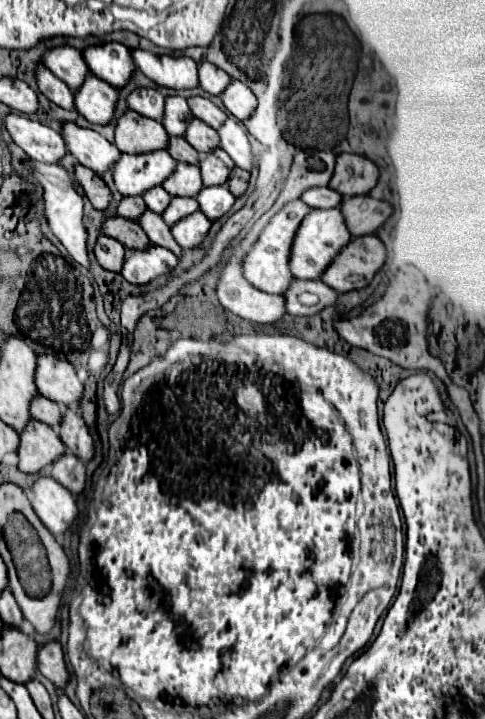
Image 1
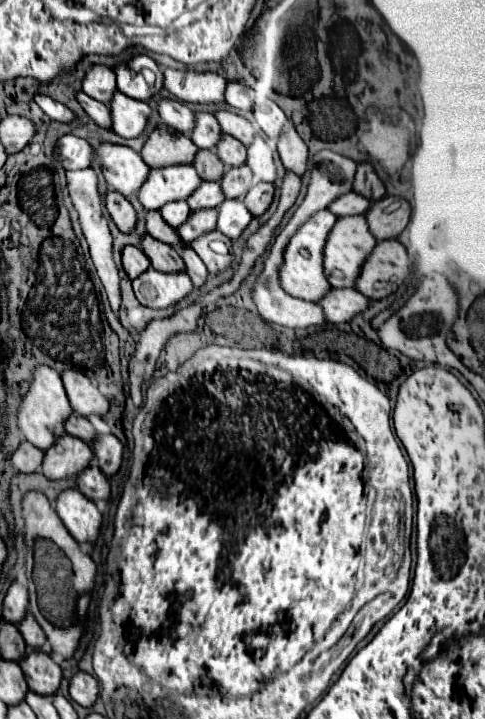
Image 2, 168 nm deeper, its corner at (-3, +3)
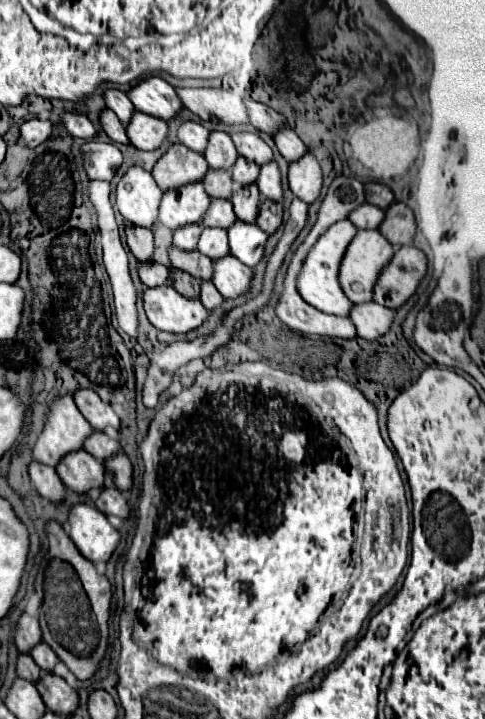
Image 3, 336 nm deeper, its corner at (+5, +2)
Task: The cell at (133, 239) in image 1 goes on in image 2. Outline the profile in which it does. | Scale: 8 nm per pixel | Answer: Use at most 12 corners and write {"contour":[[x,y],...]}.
{"contour":[[151,235],[141,249],[157,271],[185,269],[179,253]]}

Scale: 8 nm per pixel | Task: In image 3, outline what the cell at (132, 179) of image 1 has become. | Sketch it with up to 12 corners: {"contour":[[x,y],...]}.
{"contour":[[203,184],[163,194],[159,220],[171,230],[201,224],[211,198]]}

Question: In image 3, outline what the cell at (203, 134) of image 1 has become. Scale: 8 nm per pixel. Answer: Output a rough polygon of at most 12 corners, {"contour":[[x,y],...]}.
{"contour":[[239,156],[233,180],[241,186],[255,184],[259,166]]}

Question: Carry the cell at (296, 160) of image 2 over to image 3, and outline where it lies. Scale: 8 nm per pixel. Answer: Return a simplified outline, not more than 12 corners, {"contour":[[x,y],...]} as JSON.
{"contour":[[313,154],[289,164],[289,188],[313,204],[323,174]]}

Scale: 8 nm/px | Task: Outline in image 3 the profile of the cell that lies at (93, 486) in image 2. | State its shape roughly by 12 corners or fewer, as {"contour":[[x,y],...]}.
{"contour":[[103,488],[95,506],[121,520],[131,516],[117,488]]}

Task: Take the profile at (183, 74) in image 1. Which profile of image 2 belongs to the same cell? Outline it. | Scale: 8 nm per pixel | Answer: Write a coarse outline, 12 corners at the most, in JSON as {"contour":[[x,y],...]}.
{"contour":[[165,67],[165,89],[179,101],[219,103],[225,79]]}

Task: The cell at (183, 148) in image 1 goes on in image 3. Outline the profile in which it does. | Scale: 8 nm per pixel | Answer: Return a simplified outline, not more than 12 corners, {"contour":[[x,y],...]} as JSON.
{"contour":[[209,170],[203,186],[211,198],[229,200],[233,178],[225,170]]}

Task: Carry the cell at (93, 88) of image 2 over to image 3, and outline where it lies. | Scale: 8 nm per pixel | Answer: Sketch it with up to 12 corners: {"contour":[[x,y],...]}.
{"contour":[[107,90],[105,102],[123,124],[137,112],[119,90]]}

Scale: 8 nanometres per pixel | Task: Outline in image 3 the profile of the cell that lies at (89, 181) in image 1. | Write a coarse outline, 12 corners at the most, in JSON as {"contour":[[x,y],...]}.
{"contour":[[127,222],[127,244],[139,262],[153,262],[153,234]]}

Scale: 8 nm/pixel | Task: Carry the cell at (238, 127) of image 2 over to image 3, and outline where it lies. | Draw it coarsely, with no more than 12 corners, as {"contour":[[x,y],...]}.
{"contour":[[251,132],[231,136],[239,154],[255,164],[273,162],[271,148]]}

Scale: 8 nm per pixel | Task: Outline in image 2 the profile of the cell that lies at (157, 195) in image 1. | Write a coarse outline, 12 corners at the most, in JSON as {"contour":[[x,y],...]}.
{"contour":[[169,201],[159,213],[171,227],[185,223],[189,205]]}

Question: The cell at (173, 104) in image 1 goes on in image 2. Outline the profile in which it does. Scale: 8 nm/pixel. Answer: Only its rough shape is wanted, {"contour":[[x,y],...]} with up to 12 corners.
{"contour":[[195,111],[191,141],[215,149],[219,123],[211,113]]}

